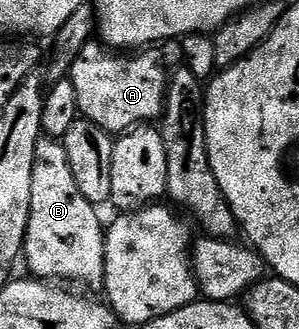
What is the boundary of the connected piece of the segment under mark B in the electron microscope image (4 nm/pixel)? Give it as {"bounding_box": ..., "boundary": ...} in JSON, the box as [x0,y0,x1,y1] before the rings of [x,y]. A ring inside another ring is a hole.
{"bounding_box":[24,136,106,286],"boundary":[[[49,136],[39,137],[32,164],[32,204],[26,229],[24,262],[31,275],[43,280],[65,280],[70,284],[83,282],[94,286],[104,279],[106,236],[104,222],[98,219],[95,203],[84,200],[76,185],[76,176],[68,165],[68,152],[61,141]]]}

